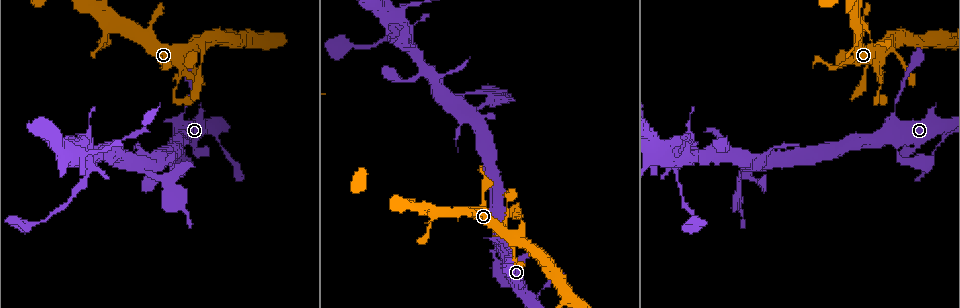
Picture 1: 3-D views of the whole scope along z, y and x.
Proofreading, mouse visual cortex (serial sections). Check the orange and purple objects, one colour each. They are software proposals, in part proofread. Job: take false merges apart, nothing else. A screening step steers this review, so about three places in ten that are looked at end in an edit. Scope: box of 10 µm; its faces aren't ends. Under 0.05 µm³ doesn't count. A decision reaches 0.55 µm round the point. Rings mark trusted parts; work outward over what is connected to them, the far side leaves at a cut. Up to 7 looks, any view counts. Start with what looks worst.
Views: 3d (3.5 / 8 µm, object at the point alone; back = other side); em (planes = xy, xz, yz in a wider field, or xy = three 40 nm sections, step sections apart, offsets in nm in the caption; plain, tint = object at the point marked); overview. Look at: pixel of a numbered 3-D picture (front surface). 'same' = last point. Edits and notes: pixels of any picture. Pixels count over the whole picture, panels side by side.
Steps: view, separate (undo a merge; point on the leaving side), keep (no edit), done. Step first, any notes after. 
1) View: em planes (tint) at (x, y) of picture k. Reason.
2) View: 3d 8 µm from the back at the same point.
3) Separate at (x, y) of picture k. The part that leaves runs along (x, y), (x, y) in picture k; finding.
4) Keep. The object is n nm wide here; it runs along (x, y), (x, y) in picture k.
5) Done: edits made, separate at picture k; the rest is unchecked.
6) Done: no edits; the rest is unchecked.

View: 3d 8 µm from the back at (81, 186) of picture 1. Thick turns thin.

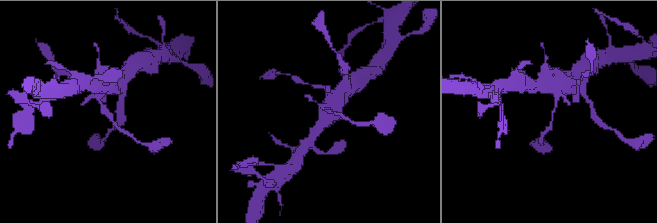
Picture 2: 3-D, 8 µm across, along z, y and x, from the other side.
View: 3d 3.5 µm at the same point. Closer look.

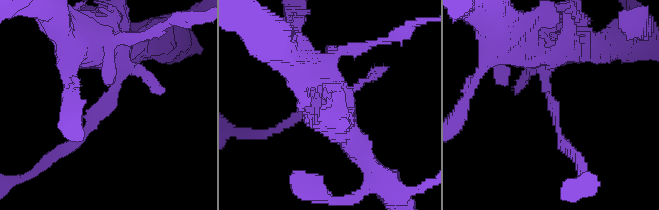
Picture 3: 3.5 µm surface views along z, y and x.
View: em xy step 1 (tint) at (106, 101) of picture 3. Need the tissue.

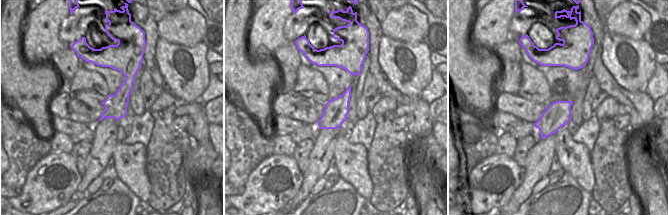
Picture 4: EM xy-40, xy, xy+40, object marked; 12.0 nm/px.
Keep. The object is 280 nm wide here; it runs along (119, 52), (113, 92), (64, 150) in picture 3; all the same cell.

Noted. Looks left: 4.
View: 3d 3.5 µm at (101, 15) of picture 1.

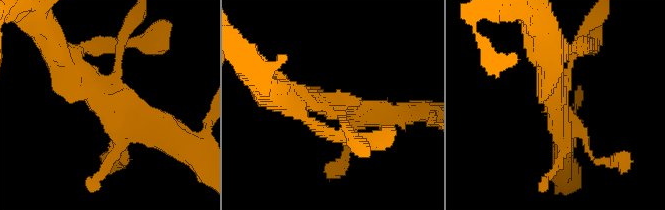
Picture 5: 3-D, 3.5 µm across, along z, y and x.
View: em xy step 3 (tint) at (106, 100) of picture 5.

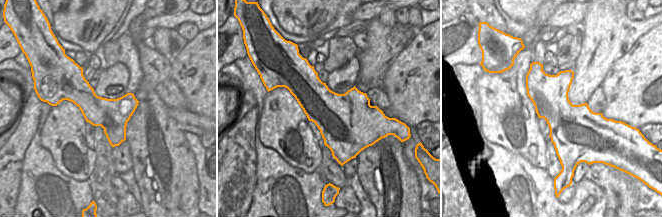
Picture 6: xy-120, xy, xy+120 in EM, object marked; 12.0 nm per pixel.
Keep. The object is 650 nm wide here; it runs along (165, 126), (122, 116), (61, 61) in picture 5; continuous, no second cell.

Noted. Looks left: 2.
Done: no edits; the rest is unchecked.

